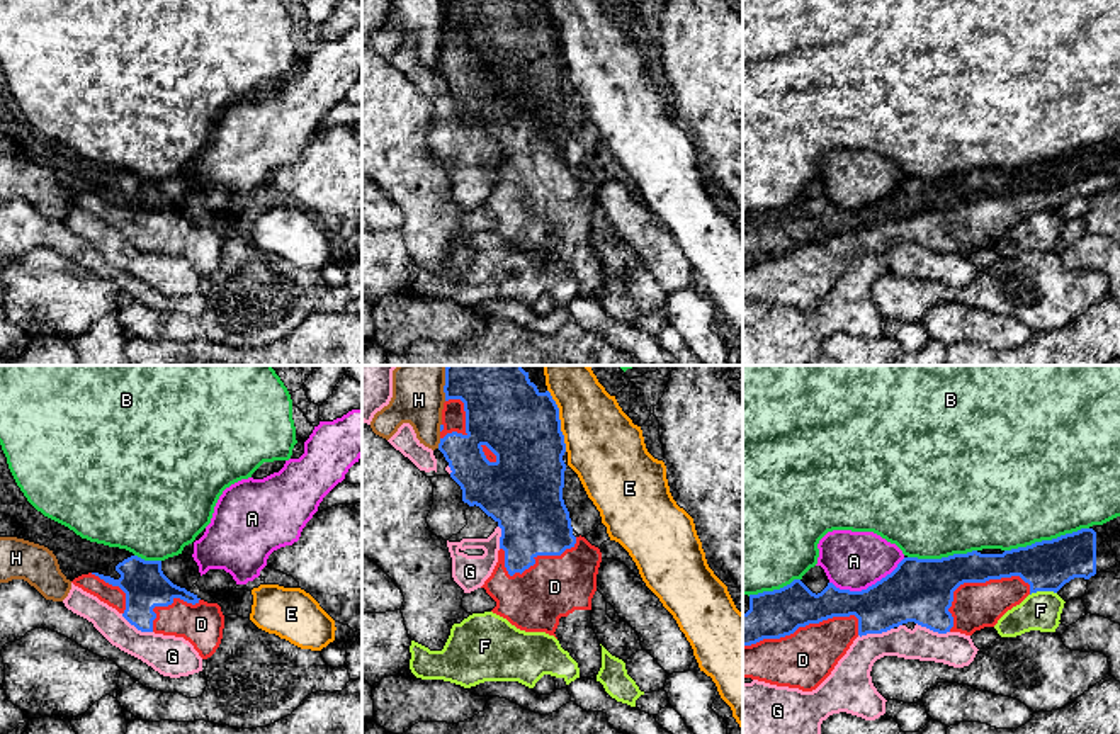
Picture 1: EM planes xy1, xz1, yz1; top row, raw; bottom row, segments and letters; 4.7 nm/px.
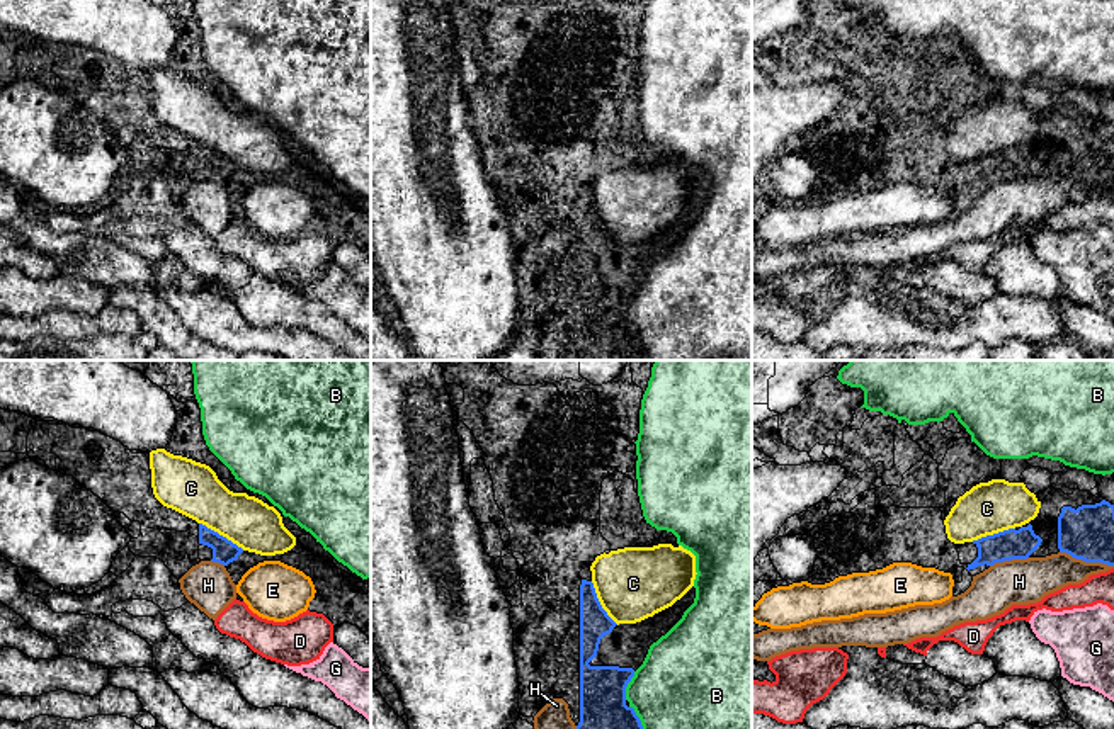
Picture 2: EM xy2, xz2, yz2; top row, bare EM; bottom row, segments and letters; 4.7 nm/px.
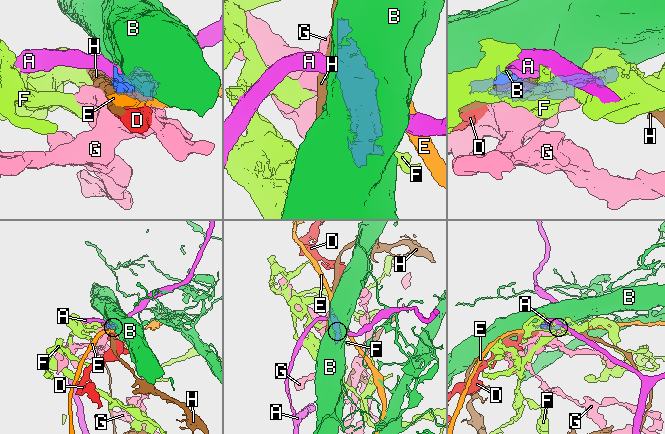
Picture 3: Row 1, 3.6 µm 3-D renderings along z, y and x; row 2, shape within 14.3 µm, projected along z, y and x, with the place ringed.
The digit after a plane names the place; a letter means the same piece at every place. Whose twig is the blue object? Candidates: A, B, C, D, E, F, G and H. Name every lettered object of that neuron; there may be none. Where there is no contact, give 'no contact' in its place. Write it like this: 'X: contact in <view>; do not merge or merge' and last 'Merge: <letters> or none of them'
A: contact in yz1; do not merge
B: contact in yz1; do not merge
C: contact in xy2; do not merge
D: contact in yz1; merge
E: contact in xz1; do not merge
F: contact in yz1; do not merge
G: contact in yz1; do not merge
H: contact in yz2; do not merge
Merge: D

